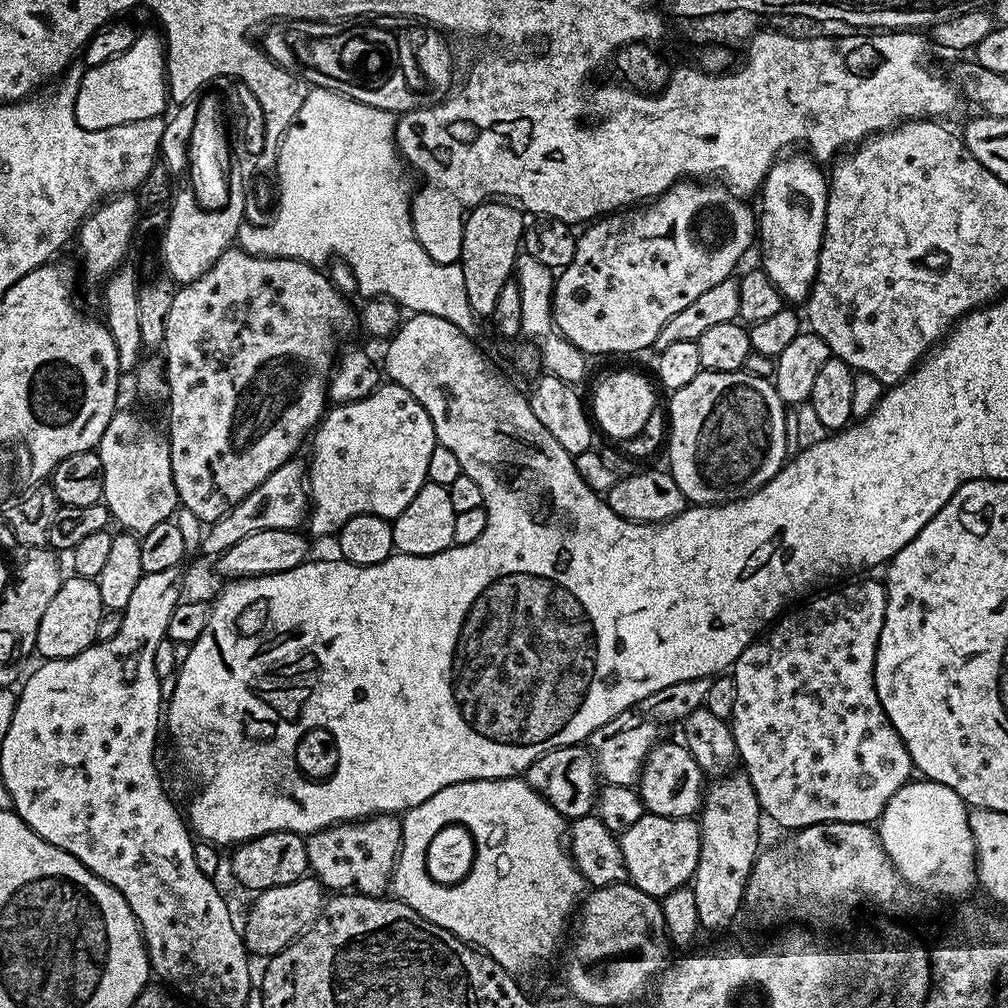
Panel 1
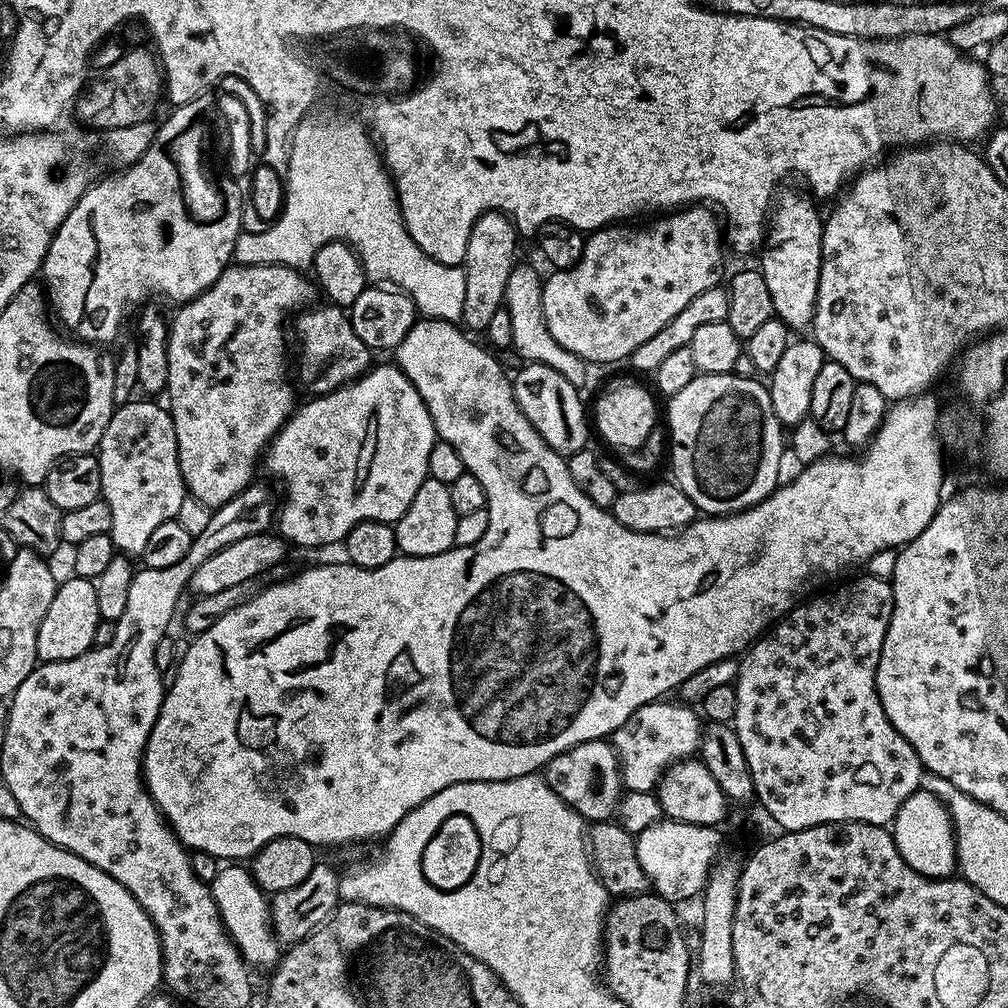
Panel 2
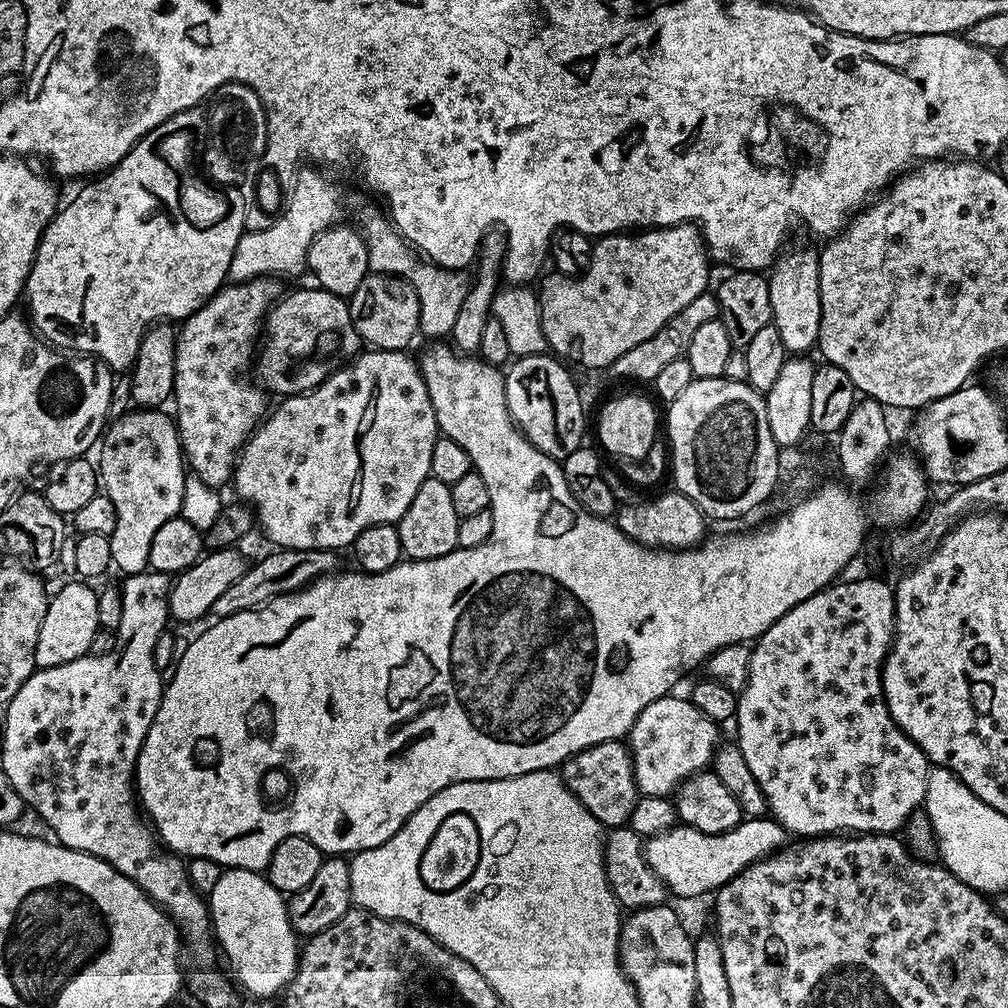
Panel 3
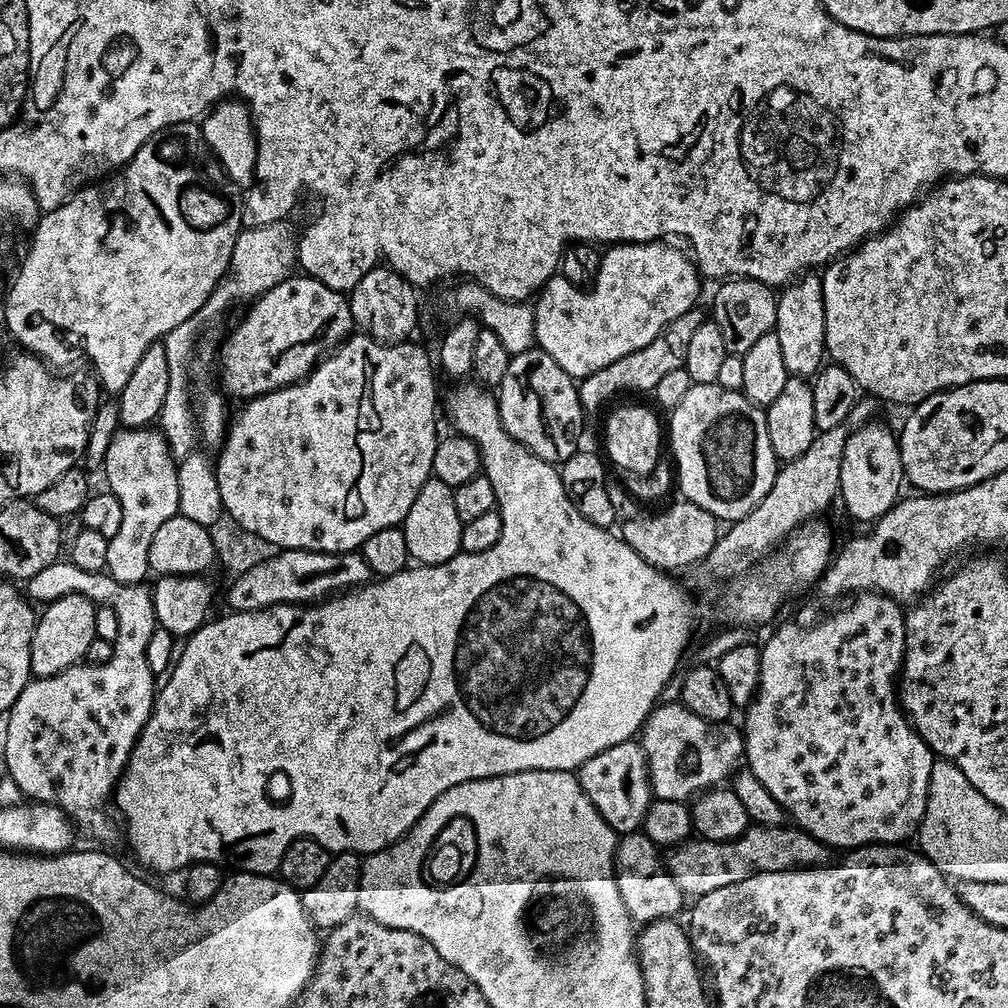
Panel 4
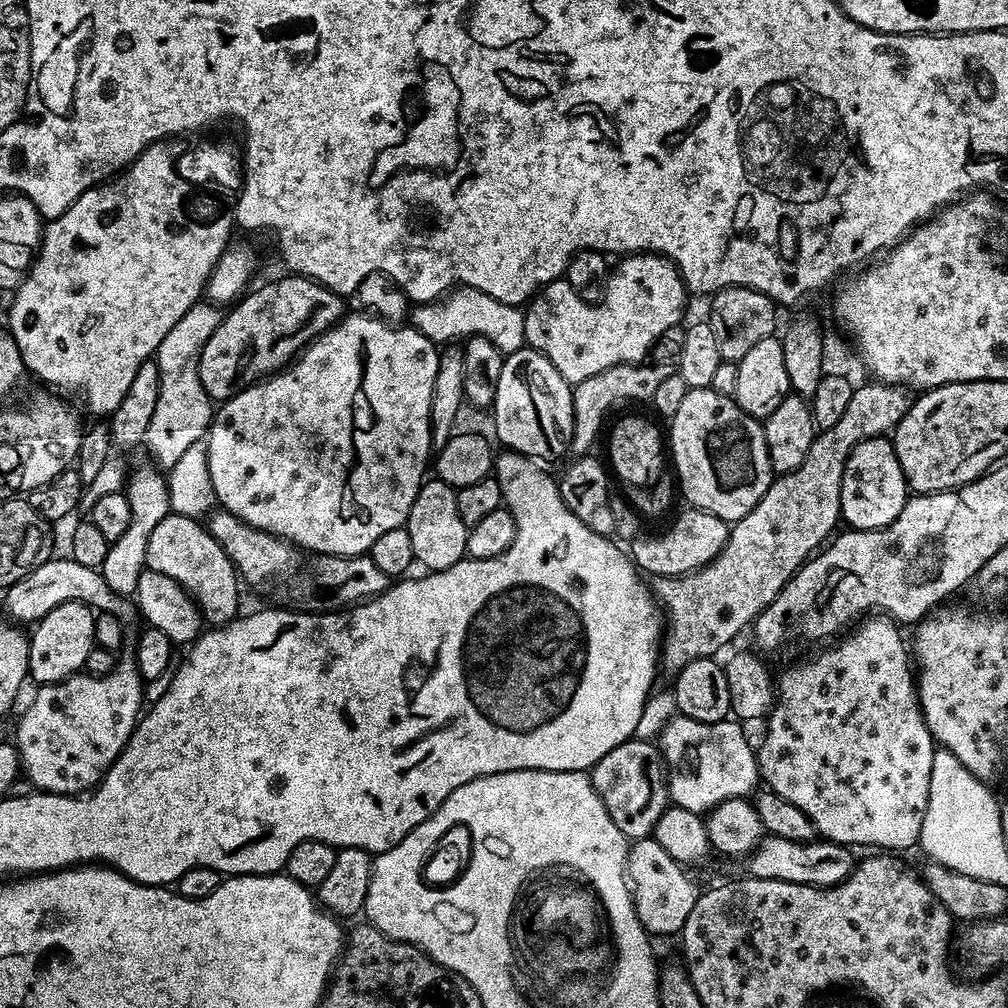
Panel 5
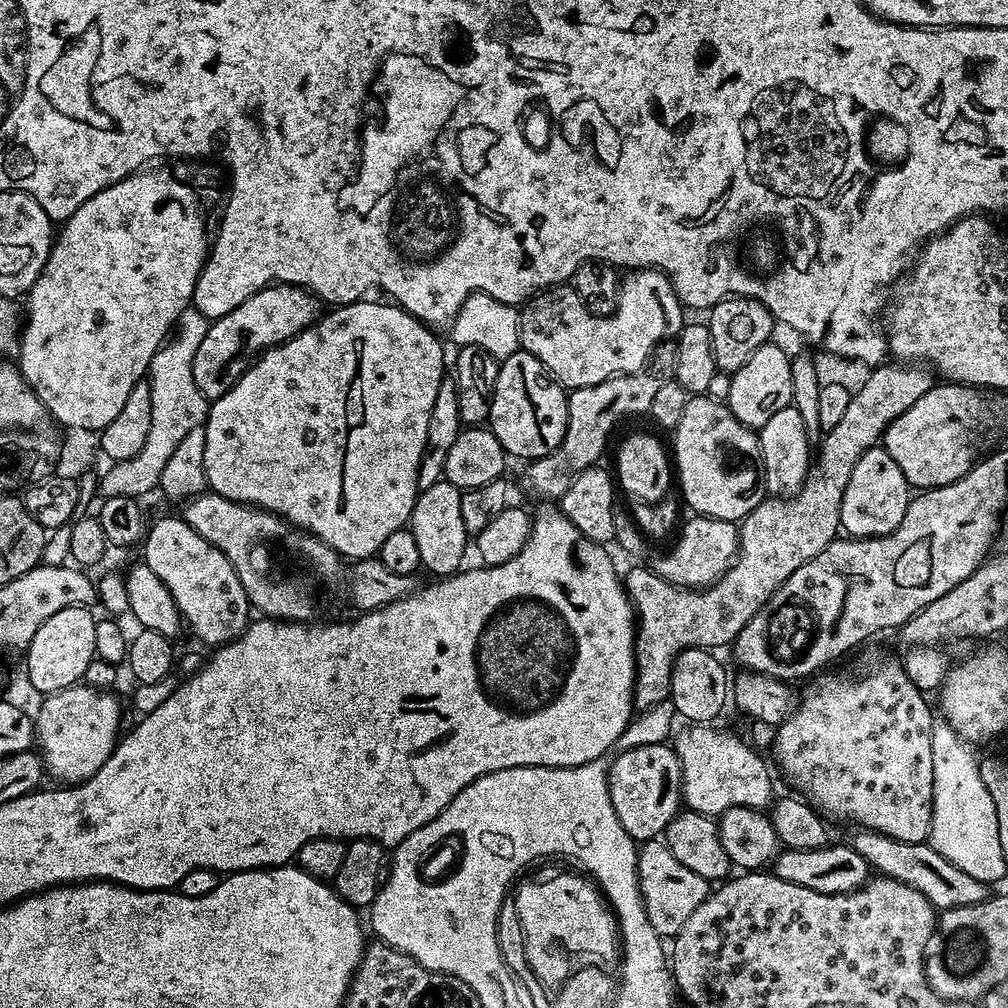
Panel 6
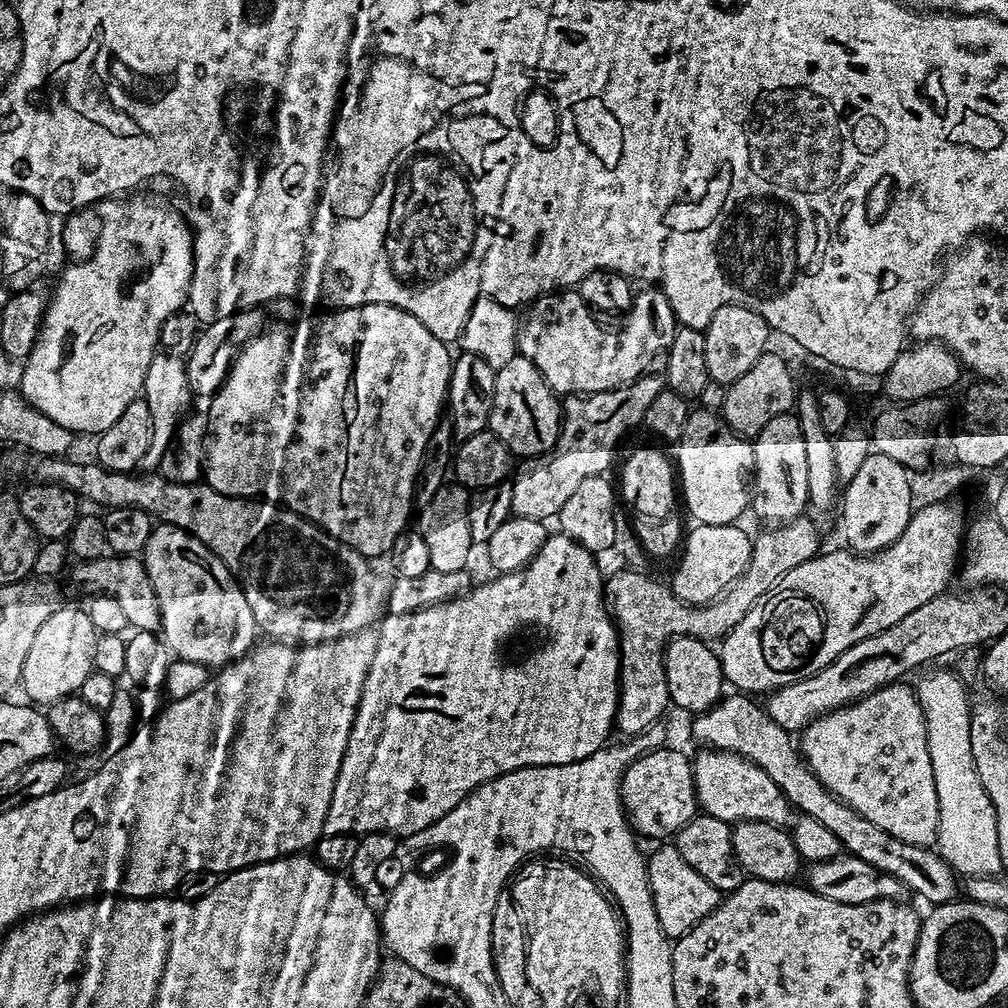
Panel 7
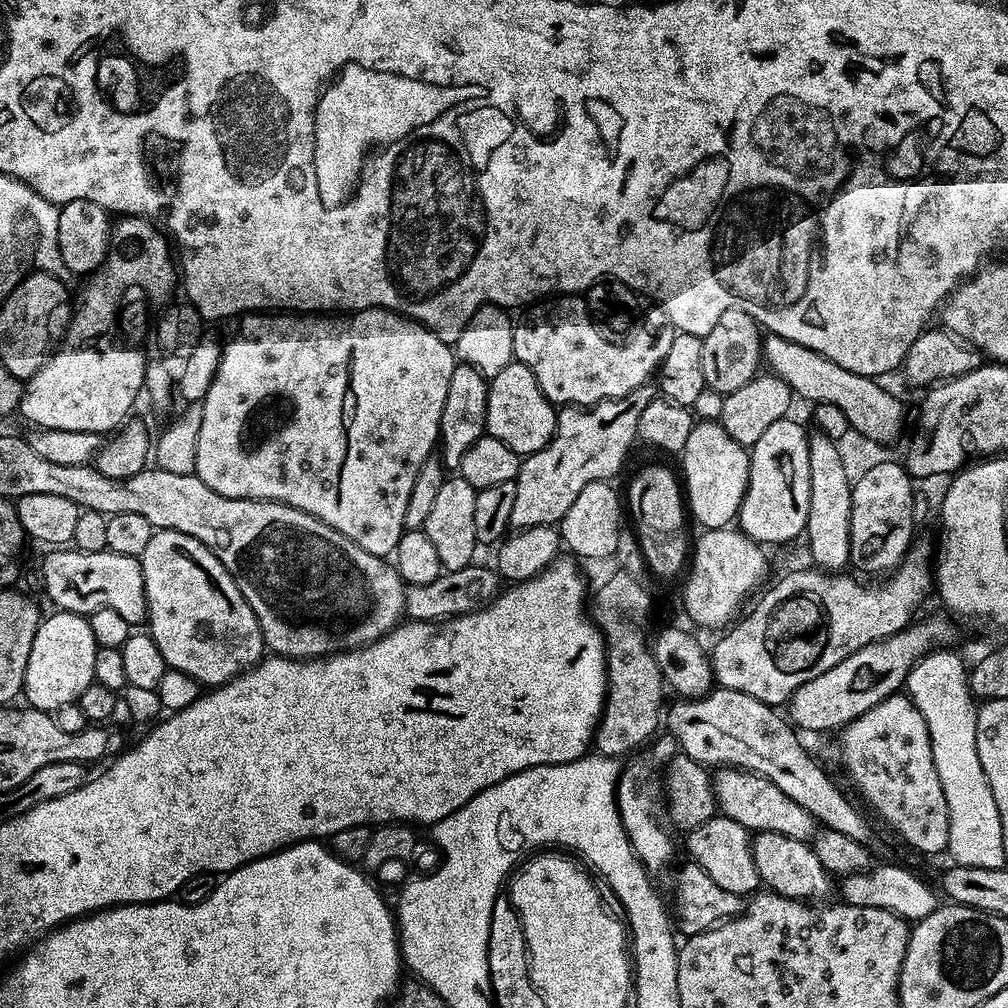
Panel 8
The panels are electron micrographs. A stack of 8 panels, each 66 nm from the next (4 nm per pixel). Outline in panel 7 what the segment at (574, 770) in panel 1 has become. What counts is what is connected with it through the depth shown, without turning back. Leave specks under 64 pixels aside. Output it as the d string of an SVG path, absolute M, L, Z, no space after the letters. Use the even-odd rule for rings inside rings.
M671 746L652 749L640 756L628 765L620 779L620 802L639 837L656 838L658 842L673 837L699 809L691 759Z

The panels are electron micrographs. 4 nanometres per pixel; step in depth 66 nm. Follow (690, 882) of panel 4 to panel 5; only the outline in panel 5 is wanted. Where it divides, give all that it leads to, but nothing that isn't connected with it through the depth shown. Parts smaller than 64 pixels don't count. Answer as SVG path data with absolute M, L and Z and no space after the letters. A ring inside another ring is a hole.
M765 835L757 848L747 857L746 872L748 876L763 880L781 880L815 888L832 888L852 873L854 867L852 852L851 847L823 838L806 842L790 842L790 838Z

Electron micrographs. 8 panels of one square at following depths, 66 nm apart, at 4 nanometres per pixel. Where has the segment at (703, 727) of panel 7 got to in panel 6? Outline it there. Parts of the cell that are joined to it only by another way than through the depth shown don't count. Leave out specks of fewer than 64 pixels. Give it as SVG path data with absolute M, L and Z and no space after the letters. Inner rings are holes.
M860 828L853 834L852 840L850 839L850 846L858 854L862 854L869 869L918 890L918 894L922 894L922 898L926 898L937 910L974 906L989 899L989 885L983 884L971 874L966 874L966 870L958 870L958 866L942 858L942 854L938 854L938 850L934 850L931 843L898 842L898 838Z

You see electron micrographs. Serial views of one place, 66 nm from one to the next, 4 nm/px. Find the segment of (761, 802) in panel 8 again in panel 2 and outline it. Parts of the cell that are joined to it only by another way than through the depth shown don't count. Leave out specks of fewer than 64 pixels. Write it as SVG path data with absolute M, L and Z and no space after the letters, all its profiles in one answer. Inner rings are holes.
M653 702L644 704L618 730L614 730L610 737L610 743L620 765L620 777L623 780L623 787L628 792L651 792L659 785L660 780L664 777L664 772L671 764L676 764L680 760L687 760L697 755L700 746L700 734L702 731L702 720L699 715L696 716L691 707L683 703L664 704L668 702Z

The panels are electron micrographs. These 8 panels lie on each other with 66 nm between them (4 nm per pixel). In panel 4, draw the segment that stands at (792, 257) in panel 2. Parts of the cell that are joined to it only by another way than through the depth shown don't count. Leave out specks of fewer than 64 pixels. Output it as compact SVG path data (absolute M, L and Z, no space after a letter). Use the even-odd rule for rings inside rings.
M801 275L792 280L779 293L776 302L776 327L774 331L778 338L778 346L782 349L782 358L786 361L789 377L815 377L826 360L824 350L826 310L822 298L822 279L819 275Z

